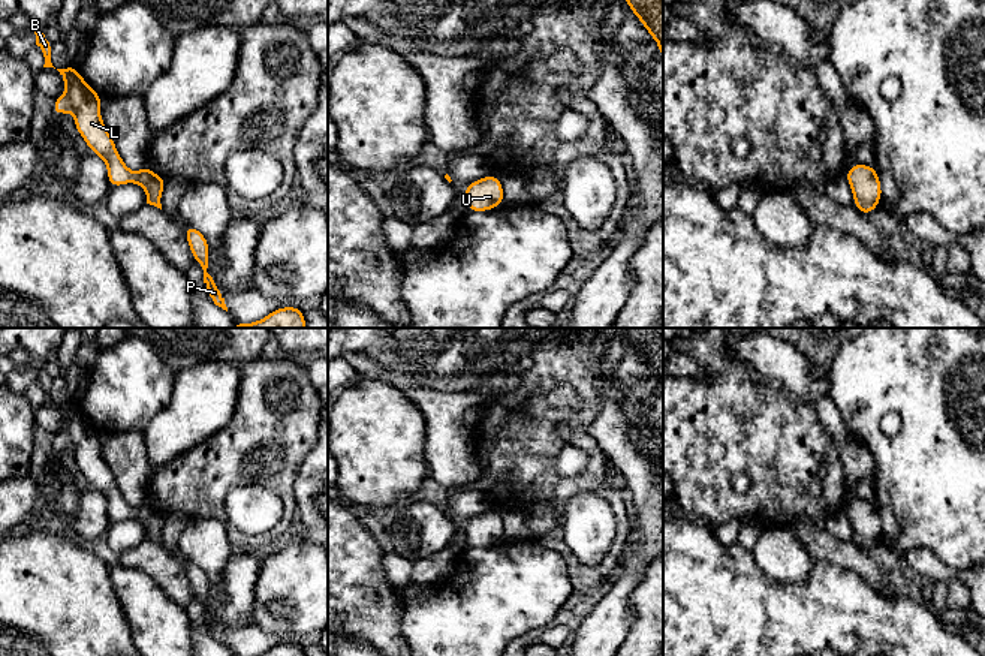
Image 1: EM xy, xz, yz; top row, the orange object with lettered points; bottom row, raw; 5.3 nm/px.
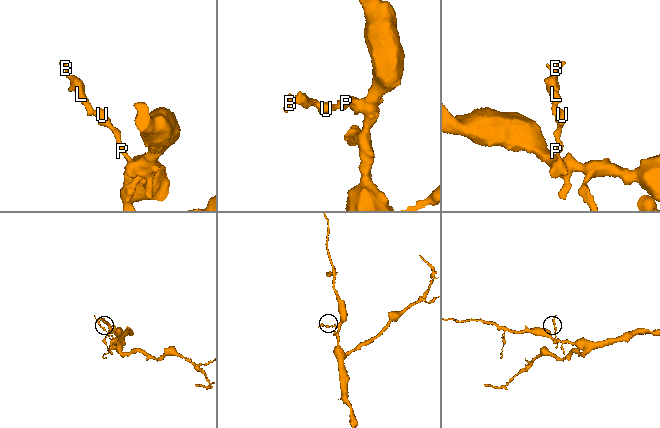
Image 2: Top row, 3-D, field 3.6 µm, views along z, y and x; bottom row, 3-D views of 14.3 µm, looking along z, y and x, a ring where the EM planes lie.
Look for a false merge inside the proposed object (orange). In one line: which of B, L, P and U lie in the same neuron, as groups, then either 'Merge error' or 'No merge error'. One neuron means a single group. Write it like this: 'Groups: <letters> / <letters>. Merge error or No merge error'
Groups: B L P U. No merge error

